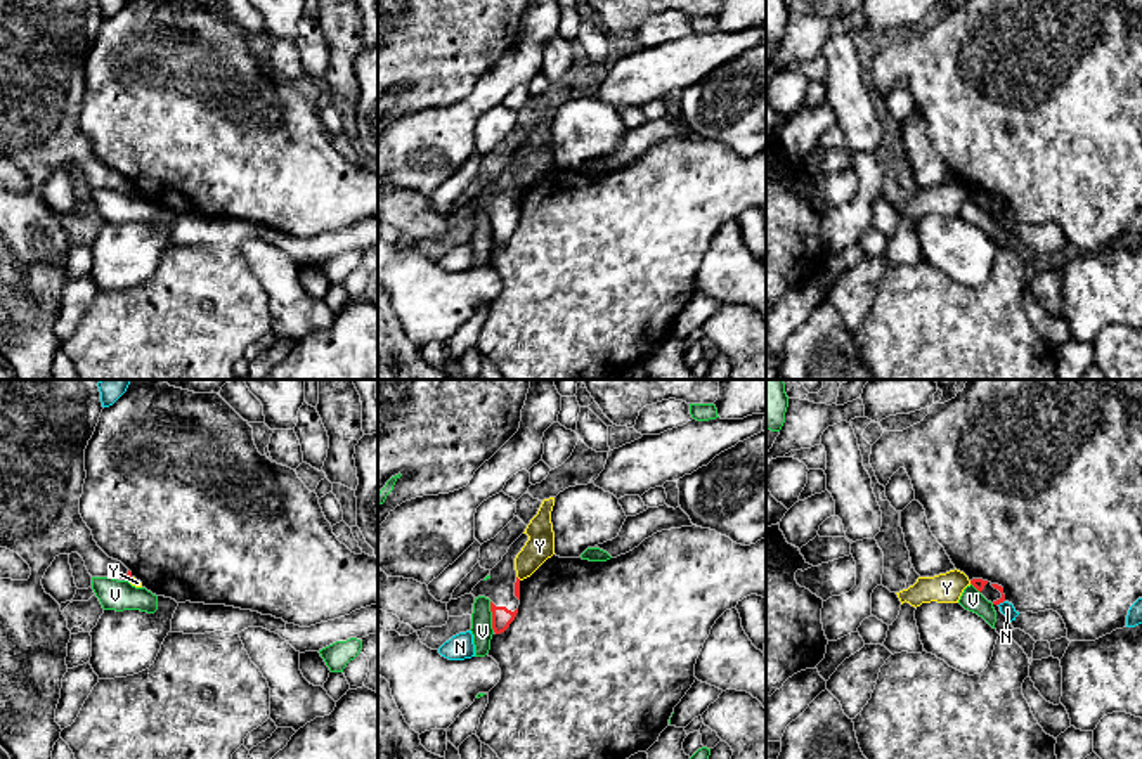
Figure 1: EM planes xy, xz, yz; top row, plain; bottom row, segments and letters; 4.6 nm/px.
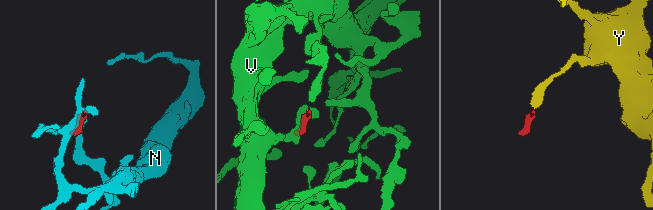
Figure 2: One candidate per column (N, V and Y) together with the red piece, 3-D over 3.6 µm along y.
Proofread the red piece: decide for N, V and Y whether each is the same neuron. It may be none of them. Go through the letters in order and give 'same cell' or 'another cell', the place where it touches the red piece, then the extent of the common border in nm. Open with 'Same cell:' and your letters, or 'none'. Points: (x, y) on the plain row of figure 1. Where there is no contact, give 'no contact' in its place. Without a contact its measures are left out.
Same cell: none
N: another cell; meets red in yz at (1000, 214); contact 40 nm long
V: another cell; meets red in xz at (493, 229); contact 150 nm long
Y: another cell; no contact

